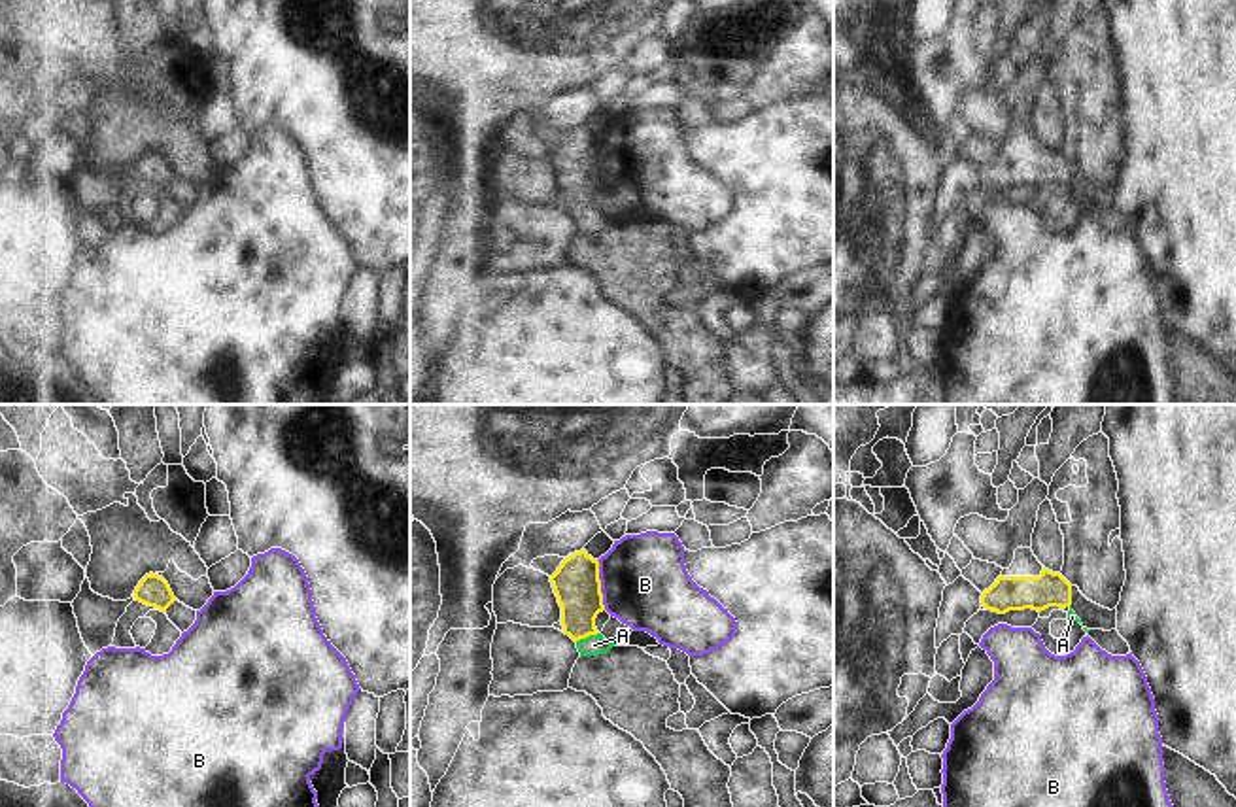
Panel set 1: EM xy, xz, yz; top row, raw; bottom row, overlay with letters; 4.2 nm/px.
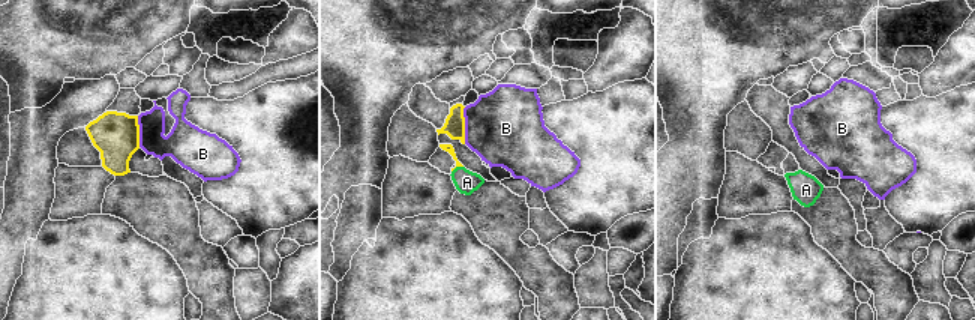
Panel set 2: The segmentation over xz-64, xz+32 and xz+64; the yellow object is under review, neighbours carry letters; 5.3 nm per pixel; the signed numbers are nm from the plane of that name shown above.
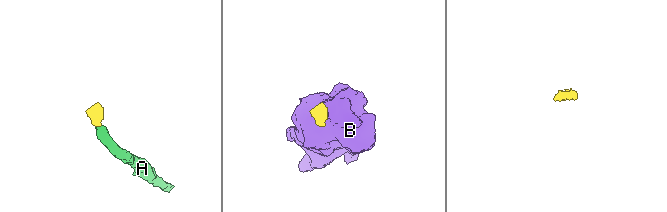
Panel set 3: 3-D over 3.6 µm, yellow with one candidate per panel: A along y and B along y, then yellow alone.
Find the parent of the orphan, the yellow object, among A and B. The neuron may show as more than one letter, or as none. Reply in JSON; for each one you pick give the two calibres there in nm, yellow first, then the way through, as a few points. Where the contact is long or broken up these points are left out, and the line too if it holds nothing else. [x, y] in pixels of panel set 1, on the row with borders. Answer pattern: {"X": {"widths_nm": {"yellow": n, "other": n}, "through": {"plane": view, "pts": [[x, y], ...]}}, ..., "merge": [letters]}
{"A": {"widths_nm": {"yellow": 200, "other": 90}, "through": {"plane": "xz", "pts": [[577, 586], [579, 624], [586, 635], [594, 645]]}}, "merge": ["A"]}

